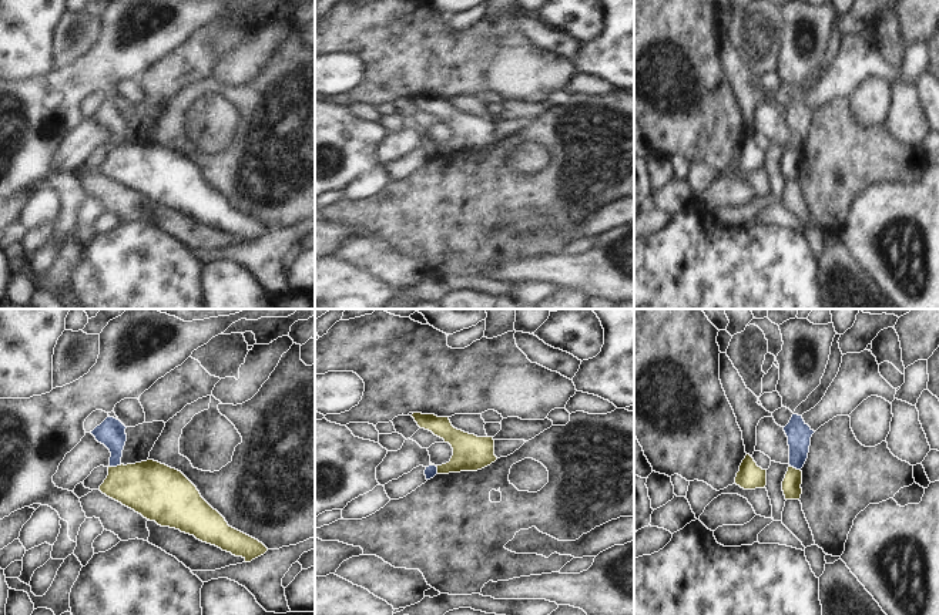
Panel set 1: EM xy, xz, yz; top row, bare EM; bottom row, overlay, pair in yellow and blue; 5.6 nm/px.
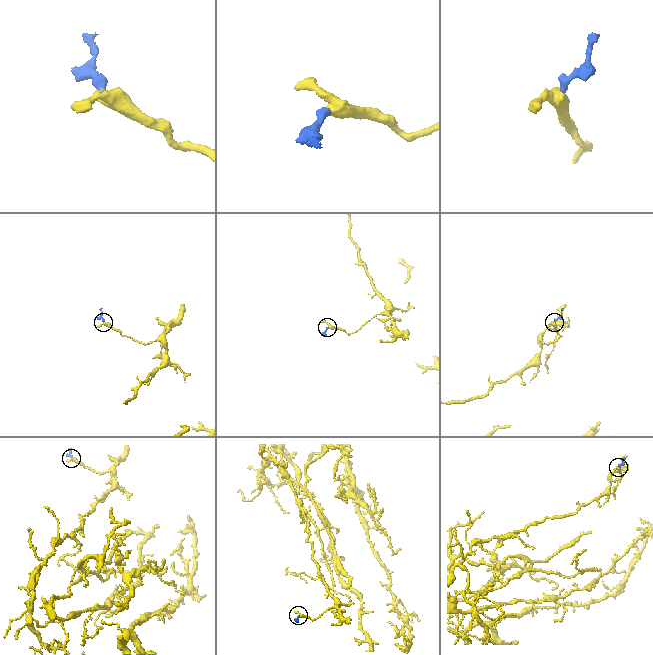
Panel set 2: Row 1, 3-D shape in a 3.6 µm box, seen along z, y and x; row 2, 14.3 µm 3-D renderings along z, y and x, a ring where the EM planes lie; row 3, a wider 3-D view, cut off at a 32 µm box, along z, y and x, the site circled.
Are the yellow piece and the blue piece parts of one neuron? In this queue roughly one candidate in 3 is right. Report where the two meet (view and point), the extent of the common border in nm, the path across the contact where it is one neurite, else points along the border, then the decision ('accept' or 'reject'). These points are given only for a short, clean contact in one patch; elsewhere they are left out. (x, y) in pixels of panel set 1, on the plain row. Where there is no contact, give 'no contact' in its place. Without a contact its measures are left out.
xz (436, 147) | 70 nm | along xz (431, 145), (436, 148), (438, 154) | reject

